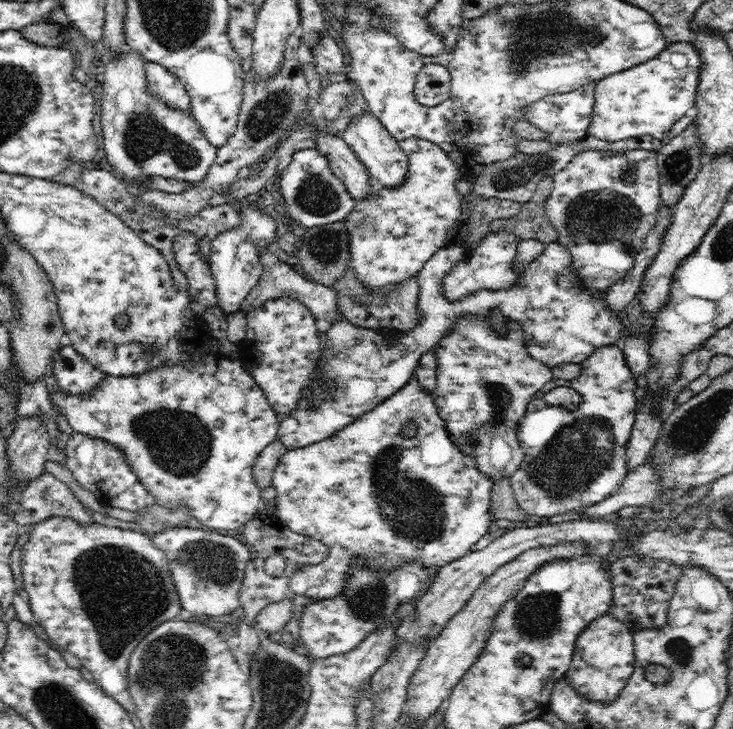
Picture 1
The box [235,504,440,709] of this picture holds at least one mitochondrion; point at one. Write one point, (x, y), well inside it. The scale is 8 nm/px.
(368, 601)

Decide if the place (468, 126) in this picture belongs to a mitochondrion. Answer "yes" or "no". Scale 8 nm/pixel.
no

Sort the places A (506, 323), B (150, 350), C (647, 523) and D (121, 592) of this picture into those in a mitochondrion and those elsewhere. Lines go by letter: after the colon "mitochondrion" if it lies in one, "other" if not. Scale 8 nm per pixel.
A: other
B: other
C: other
D: mitochondrion

